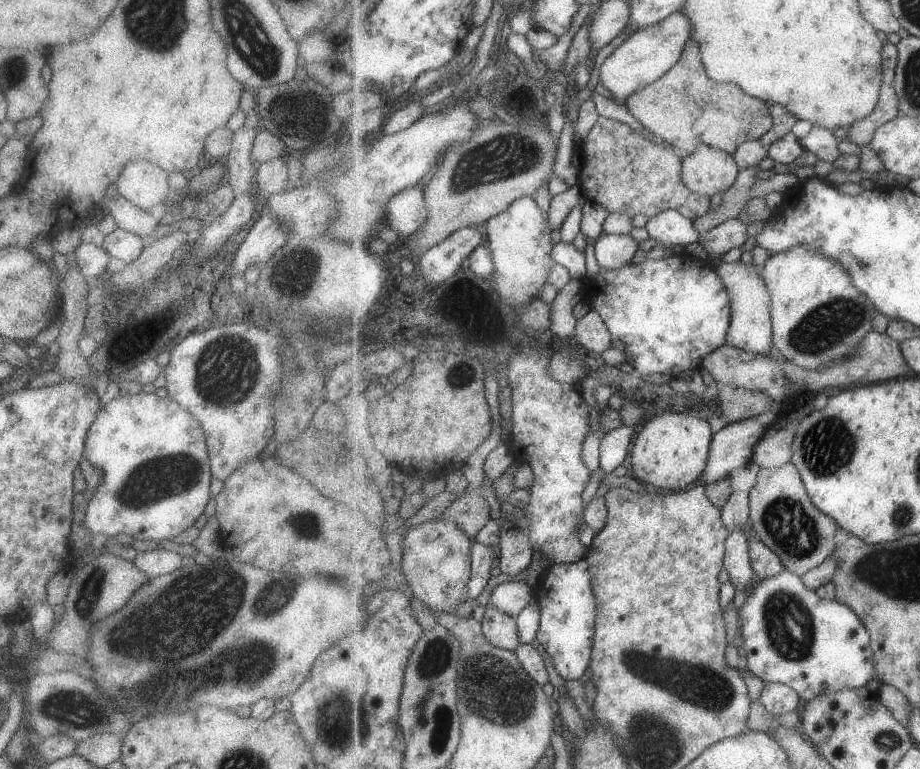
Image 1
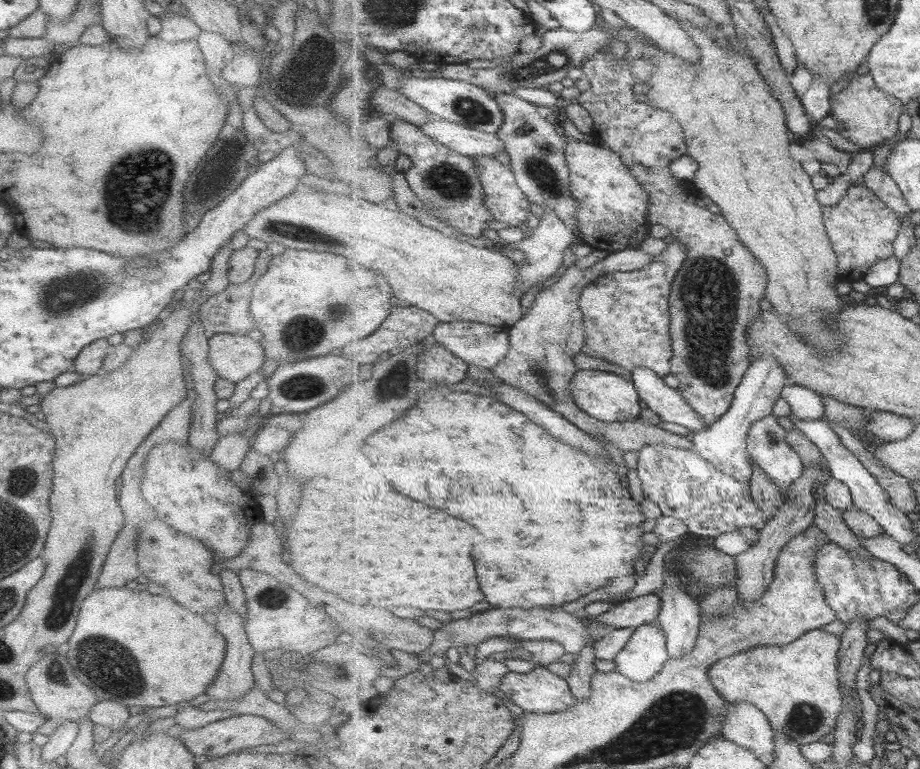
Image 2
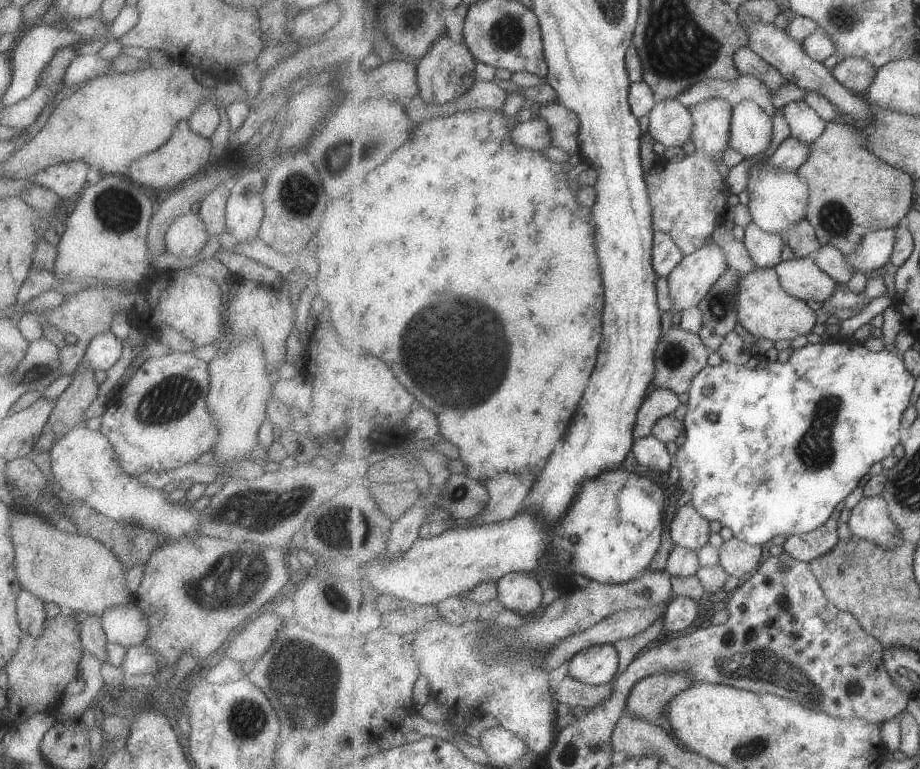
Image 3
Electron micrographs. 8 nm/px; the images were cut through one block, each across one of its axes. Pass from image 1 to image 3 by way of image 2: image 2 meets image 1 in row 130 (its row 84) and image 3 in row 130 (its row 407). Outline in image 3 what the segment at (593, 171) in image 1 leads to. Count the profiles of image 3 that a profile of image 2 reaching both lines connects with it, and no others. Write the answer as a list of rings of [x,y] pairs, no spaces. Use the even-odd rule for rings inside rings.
[[[711,98],[688,107],[695,122],[691,134],[691,141],[696,147],[695,154],[687,155],[683,162],[669,163],[657,159],[652,169],[644,172],[654,214],[655,232],[670,234],[685,257],[706,245],[729,209],[729,193],[725,179],[719,172],[719,164],[722,164],[721,160],[730,147],[734,113],[734,106],[723,98]]]

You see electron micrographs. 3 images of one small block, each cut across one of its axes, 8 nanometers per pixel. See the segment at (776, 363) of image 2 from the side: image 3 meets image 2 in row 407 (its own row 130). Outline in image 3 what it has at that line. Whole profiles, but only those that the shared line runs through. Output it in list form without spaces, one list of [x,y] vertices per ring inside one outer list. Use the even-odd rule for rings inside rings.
[[[753,100],[734,106],[729,146],[743,157],[757,156],[773,144],[773,118]]]

